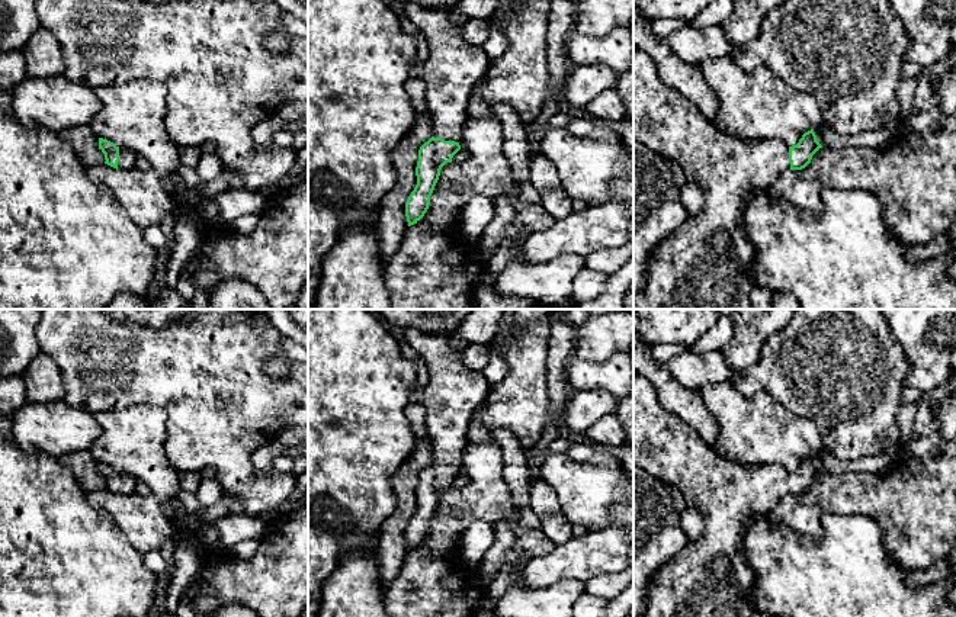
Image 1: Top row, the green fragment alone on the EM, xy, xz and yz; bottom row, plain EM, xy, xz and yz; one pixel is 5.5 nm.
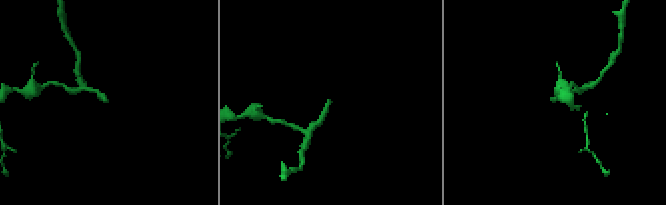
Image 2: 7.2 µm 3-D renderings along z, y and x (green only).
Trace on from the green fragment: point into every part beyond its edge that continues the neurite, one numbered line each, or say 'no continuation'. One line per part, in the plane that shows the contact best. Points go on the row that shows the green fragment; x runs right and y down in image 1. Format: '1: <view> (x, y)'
1: xz (454, 67)

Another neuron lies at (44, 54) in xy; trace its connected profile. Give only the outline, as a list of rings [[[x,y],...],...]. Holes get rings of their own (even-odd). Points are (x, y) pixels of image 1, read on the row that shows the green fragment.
[[[39,28],[20,49],[26,60],[28,77],[49,78],[64,74],[64,51],[61,42]]]

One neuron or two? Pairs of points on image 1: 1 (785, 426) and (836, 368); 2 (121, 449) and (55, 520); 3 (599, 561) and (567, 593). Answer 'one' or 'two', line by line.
1: two
2: two
3: two

